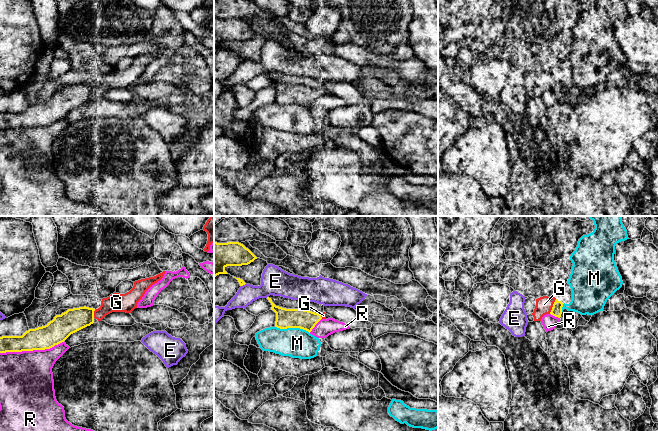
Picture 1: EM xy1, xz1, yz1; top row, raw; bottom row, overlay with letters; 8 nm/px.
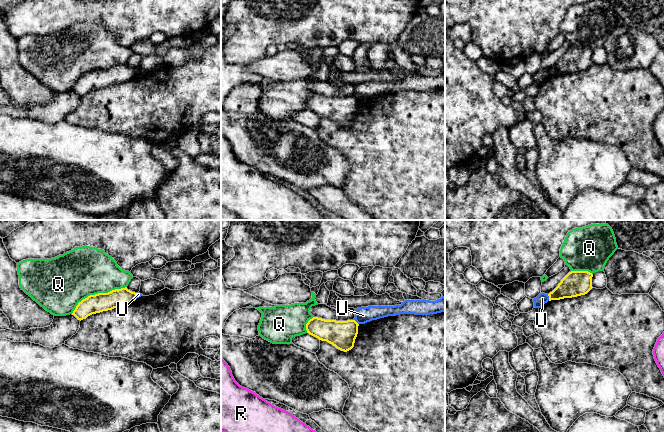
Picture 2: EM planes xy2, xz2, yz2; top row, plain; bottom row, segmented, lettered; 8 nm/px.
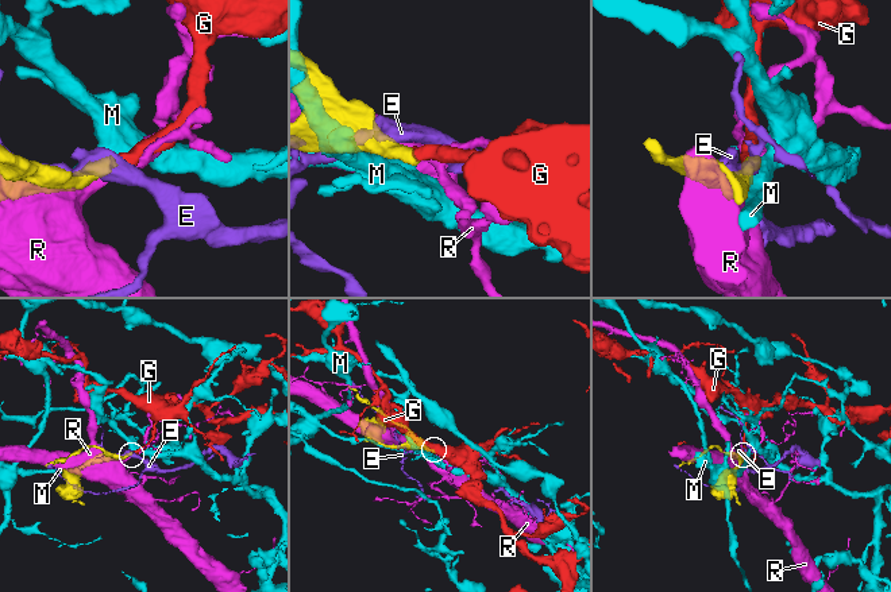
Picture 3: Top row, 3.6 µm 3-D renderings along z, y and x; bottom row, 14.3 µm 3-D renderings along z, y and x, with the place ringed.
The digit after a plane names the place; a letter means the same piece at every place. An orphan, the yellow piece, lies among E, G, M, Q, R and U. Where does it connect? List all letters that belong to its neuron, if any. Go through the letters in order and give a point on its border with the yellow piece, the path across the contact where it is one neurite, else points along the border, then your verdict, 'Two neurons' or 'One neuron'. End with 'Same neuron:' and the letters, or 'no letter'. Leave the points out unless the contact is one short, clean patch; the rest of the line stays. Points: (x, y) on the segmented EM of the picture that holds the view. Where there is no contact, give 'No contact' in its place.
E: Touches yellow at xz1 (243, 284). Two neurons
G: Touches yellow at yz1 (553, 306). One neuron
M: Touches yellow at xz1 (292, 327). Two neurons
Q: Touches yellow at xy2 (98, 293). Two neurons
R: Touches yellow at xy1 (31, 350). Two neurons
U: Touches yellow at yz2 (549, 297). Boundary: yz2 (547, 294), (549, 300). Two neurons
Same neuron: G

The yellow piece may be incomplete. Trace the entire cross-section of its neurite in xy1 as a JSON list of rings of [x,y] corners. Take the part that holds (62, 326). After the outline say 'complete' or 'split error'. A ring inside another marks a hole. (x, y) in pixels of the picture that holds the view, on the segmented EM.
[[[166,271],[134,282],[133,288],[125,293],[113,293],[103,298],[98,309],[79,307],[56,315],[47,325],[29,329],[22,336],[0,337],[0,353],[45,350],[64,342],[71,334],[90,326],[94,320],[102,319],[112,312],[131,313],[145,292],[160,281]]]; split error

